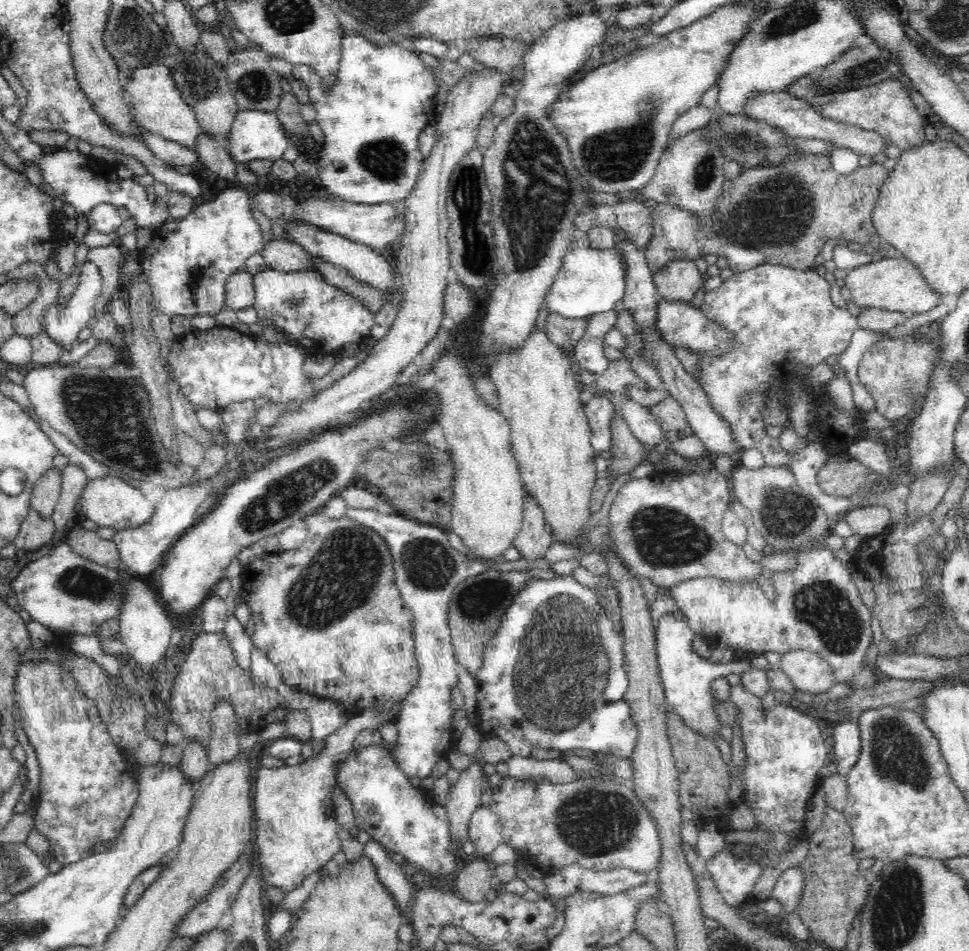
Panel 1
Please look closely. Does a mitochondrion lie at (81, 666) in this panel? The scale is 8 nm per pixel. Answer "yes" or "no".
no

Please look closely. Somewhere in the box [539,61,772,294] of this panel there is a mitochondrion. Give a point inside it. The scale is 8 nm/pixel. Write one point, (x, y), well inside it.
(612, 157)

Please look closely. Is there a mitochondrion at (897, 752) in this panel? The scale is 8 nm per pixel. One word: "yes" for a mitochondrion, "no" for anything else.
yes

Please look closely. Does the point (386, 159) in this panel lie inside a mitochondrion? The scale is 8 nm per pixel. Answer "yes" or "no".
yes

